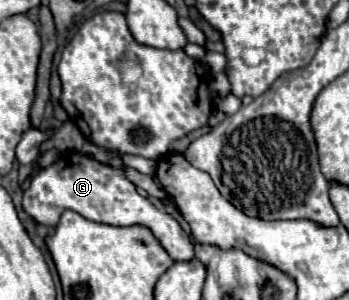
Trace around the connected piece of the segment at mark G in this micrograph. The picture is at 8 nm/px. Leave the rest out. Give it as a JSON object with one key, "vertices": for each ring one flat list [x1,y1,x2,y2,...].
{"vertices":[[78,152,62,154,52,166,40,170,38,176,32,178,30,188,24,190,22,208,36,222,46,226,56,226,60,220,60,214,68,208,76,210,88,220,104,222,112,226,142,224,154,232,154,236,160,240,160,244,164,246,164,250,170,254,174,262,188,262,194,258,194,244,188,232,184,232,184,228,172,216,154,208,148,198,140,196,136,192,136,186,128,182,120,170,114,170,112,166,102,164]]}

